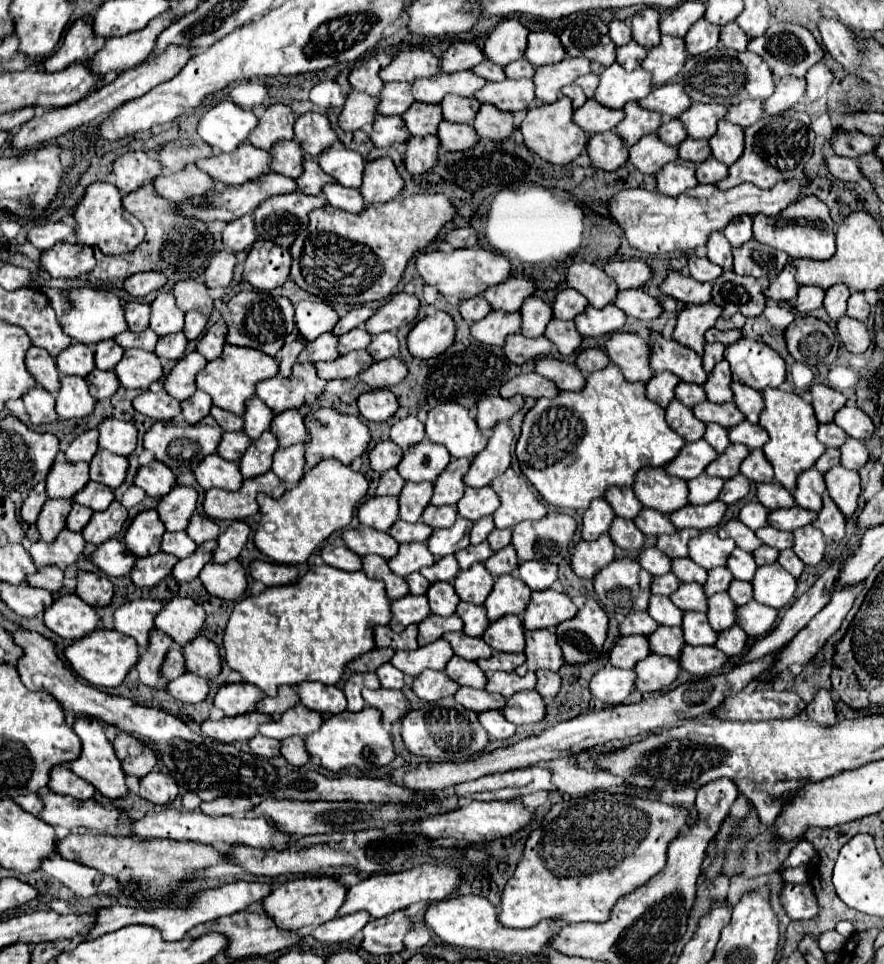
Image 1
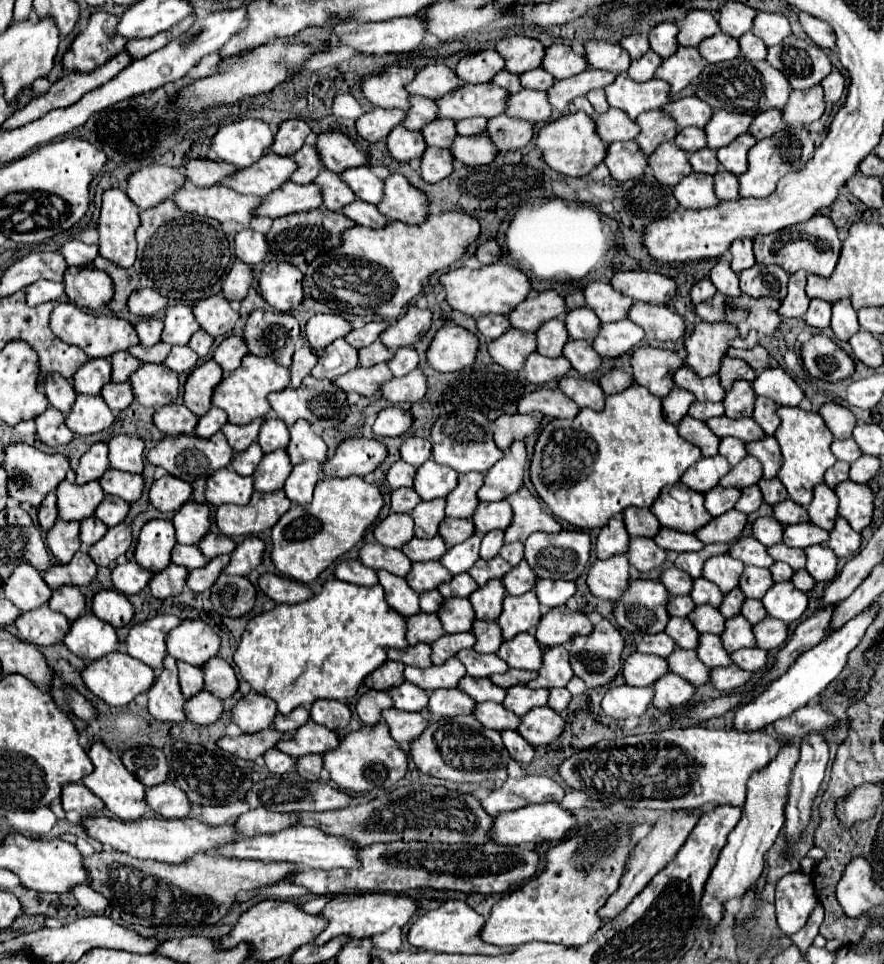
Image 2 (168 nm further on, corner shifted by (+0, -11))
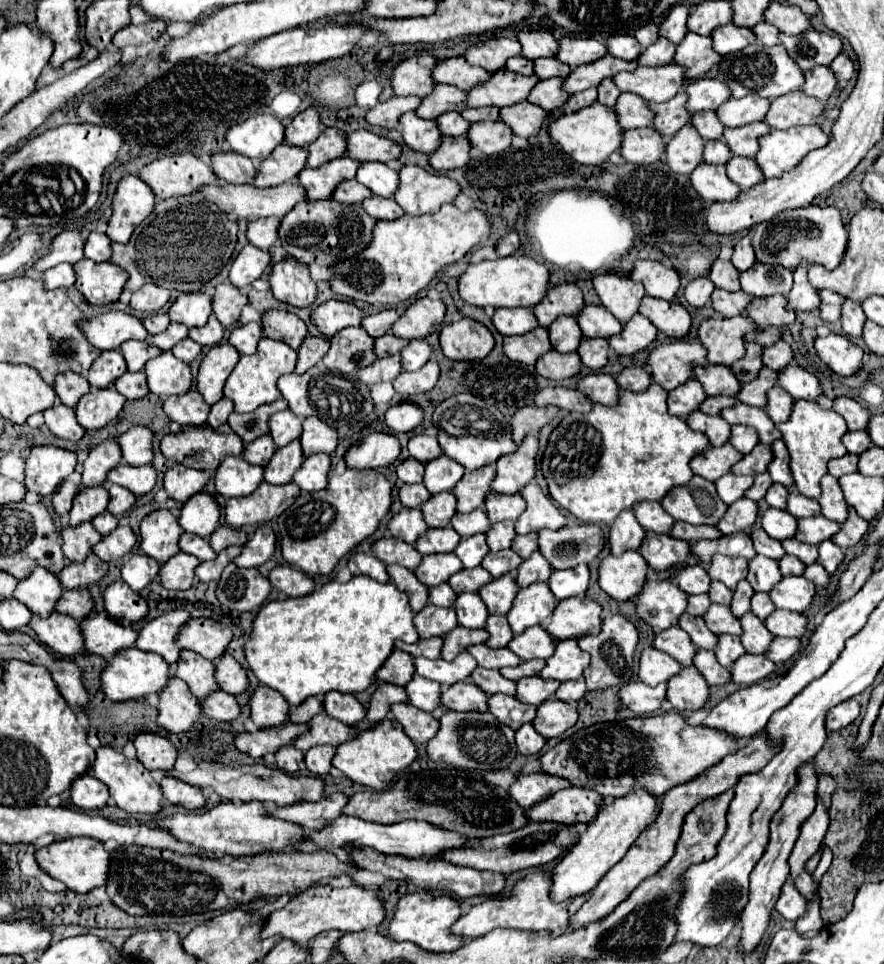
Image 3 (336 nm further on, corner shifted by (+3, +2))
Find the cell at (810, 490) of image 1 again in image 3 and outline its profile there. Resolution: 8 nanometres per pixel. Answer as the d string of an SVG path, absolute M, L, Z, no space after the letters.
M826 474L820 482L820 488L822 488L822 496L818 502L822 508L822 516L842 524L846 520L846 502L844 502L838 480L834 476Z

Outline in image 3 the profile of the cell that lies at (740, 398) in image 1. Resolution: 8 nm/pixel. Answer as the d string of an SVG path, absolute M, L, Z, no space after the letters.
M774 386L772 390L768 390L766 398L768 398L768 404L766 404L764 412L768 414L768 418L772 418L776 424L786 422L790 416L792 402L794 402L792 396L786 390L782 390L780 386Z

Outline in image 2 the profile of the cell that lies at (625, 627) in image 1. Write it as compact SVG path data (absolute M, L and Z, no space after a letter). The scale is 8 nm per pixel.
M659 633L659 635L645 635L641 639L641 643L637 645L637 651L667 659L675 651L675 647L677 647L677 643L667 633Z

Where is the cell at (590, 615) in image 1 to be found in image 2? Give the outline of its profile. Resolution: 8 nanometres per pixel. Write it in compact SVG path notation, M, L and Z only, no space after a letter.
M603 619L599 625L595 625L591 637L575 637L569 645L569 653L571 653L571 665L577 677L581 677L587 685L587 689L595 689L595 687L605 687L611 685L621 669L621 653L623 653L625 641L619 633L619 629Z

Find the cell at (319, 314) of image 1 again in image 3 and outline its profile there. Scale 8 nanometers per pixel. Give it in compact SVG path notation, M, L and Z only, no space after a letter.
M328 300L312 310L310 320L318 328L318 332L326 338L334 336L338 330L348 326L360 326L362 310L358 310L352 302L344 300Z

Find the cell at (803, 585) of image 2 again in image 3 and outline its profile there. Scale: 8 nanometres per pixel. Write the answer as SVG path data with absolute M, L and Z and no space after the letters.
M816 562L814 564L808 564L802 576L808 578L808 580L812 580L814 584L820 584L820 586L826 586L828 584L828 572L820 564L816 564Z

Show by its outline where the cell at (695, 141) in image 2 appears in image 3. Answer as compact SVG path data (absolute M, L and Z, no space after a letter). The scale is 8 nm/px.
M696 112L696 114L692 114L690 124L696 128L696 132L704 140L718 140L722 136L722 130L724 130L716 112Z

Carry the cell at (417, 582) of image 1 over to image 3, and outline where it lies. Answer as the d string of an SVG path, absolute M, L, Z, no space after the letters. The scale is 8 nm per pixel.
M446 582L428 588L428 596L430 596L428 598L430 604L434 604L434 606L446 606L446 608L450 608L454 604L454 600L456 600L456 592Z

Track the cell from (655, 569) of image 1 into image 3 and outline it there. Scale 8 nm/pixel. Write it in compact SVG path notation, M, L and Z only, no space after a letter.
M686 564L676 568L676 584L686 594L704 594L710 588L710 576L700 564Z

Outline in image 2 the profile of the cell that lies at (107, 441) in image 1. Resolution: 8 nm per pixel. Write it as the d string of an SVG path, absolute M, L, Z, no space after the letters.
M117 435L109 441L109 461L111 469L141 473L143 471L143 451L145 443L137 437Z

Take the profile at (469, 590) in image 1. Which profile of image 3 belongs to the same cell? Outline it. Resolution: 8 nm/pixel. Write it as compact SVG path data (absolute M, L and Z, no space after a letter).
M502 574L500 578L488 582L488 586L484 586L484 590L478 592L478 596L484 600L490 614L508 614L516 592L516 580L510 574Z

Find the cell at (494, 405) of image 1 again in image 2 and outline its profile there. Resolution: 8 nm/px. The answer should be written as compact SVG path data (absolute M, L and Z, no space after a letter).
M531 413L531 415L503 415L495 421L495 443L499 449L507 451L507 447L511 447L511 443L515 441L515 437L525 439L527 435L535 433L539 423L541 423L543 415L541 413Z

